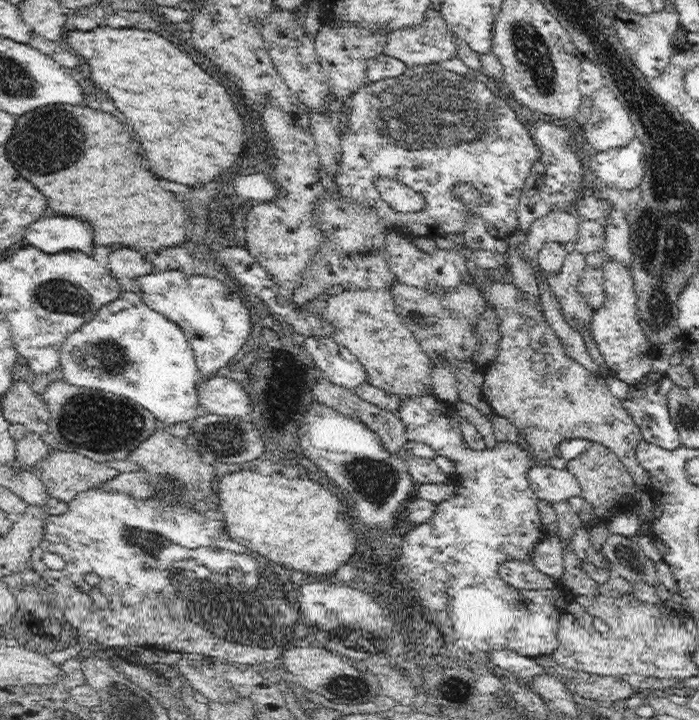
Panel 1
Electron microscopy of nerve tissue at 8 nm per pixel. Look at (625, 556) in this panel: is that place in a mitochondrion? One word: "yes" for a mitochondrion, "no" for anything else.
yes

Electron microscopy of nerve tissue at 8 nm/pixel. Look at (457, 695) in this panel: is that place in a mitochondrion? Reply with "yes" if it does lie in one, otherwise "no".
no

